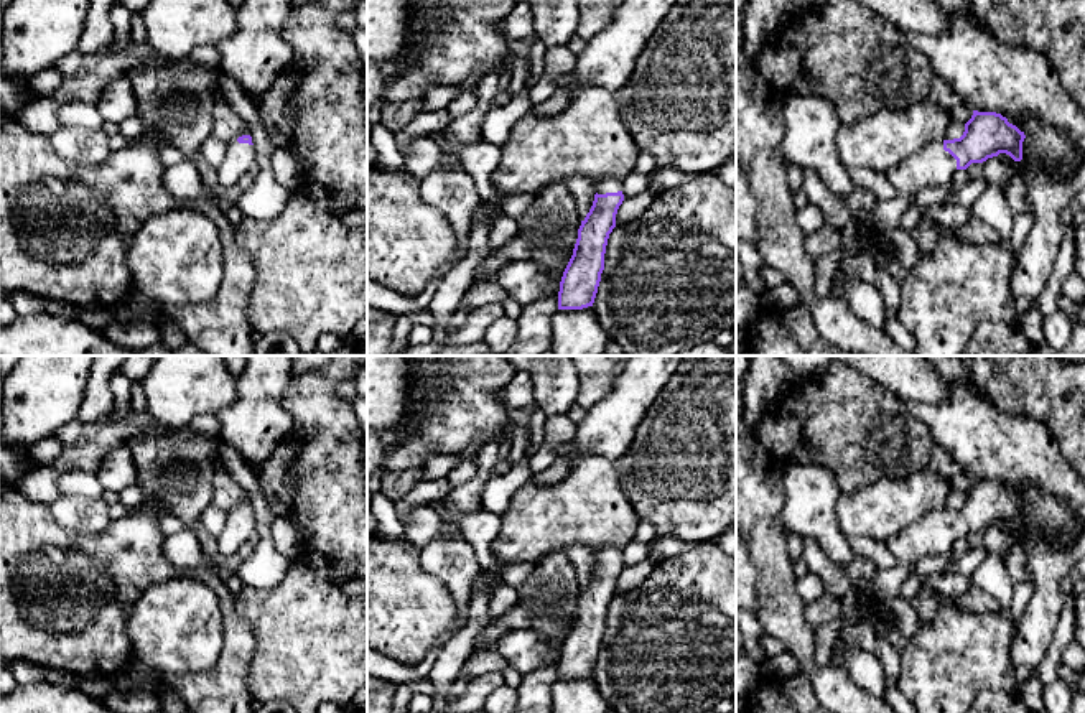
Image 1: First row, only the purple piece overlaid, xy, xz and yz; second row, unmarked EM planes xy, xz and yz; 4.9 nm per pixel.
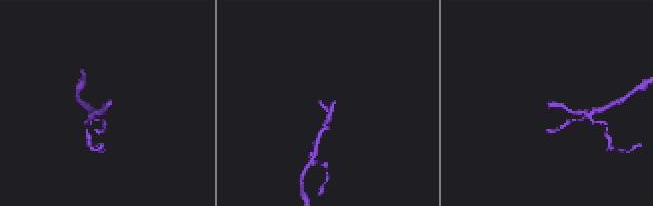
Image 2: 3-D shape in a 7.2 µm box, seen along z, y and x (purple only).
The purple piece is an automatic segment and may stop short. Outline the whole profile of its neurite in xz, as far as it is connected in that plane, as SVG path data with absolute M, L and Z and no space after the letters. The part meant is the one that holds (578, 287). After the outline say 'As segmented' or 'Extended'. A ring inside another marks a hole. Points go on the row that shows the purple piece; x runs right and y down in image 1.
M606 176L594 188L593 206L581 221L573 255L560 282L558 310L583 310L594 303L604 270L608 239L624 201L621 181Z. Extended

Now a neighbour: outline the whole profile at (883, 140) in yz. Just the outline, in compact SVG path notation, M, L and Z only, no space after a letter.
M932 97L904 110L882 109L859 122L841 125L836 143L846 166L868 166L878 173L897 168L909 156L937 140L960 138L965 123L955 122L950 112L942 110Z

